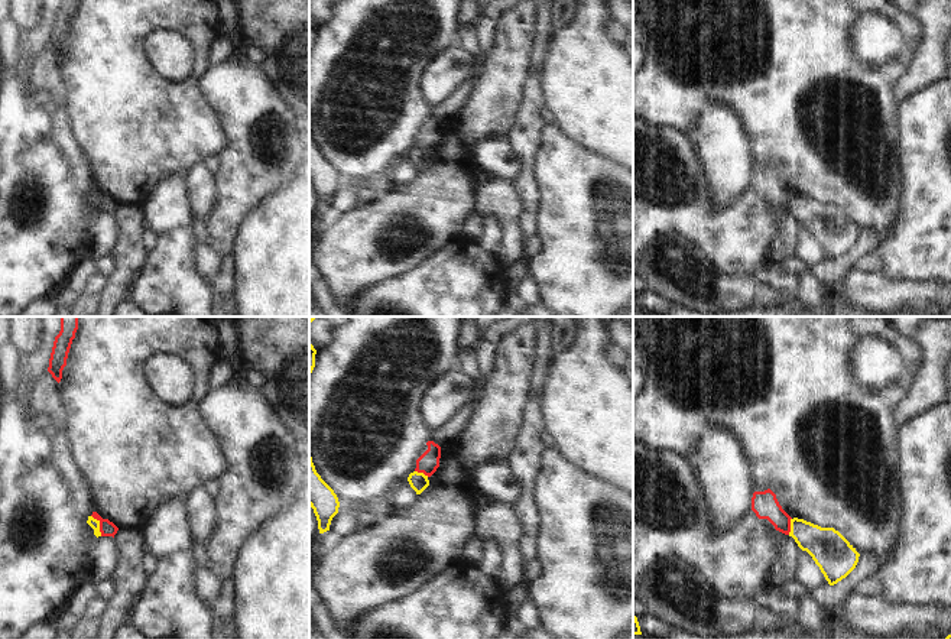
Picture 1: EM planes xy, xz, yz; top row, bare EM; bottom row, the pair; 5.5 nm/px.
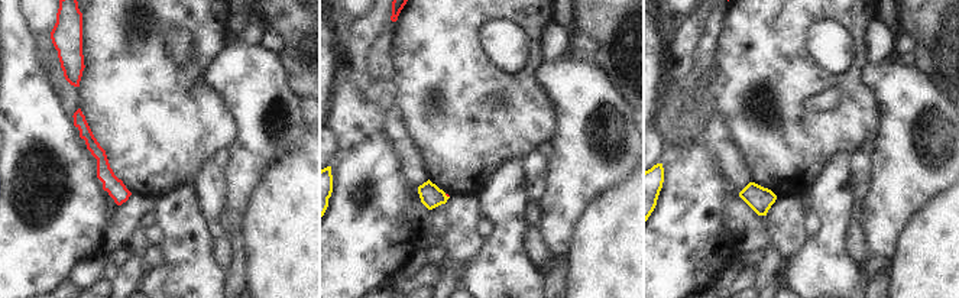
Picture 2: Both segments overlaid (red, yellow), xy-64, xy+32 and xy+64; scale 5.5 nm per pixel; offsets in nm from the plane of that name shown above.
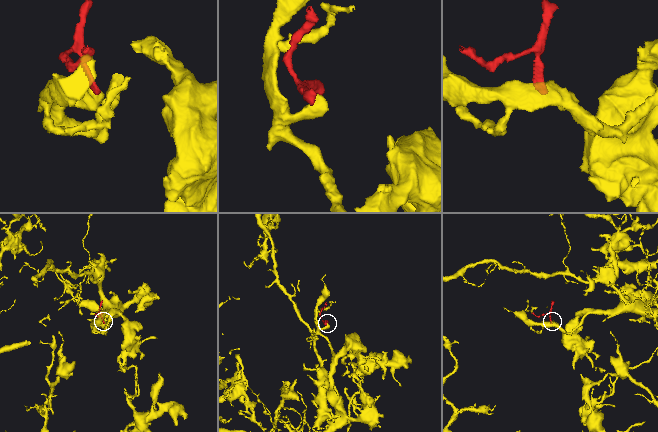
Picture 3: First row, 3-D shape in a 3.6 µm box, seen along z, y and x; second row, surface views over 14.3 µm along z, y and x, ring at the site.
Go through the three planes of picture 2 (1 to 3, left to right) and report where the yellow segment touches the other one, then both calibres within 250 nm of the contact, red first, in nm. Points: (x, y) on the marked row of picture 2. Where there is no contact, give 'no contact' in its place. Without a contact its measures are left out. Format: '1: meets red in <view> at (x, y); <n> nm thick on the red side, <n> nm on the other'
1: no contact
2: meets red in xy+32 at (447, 196); 20 nm thick on the red side, 120 nm on the other
3: no contact

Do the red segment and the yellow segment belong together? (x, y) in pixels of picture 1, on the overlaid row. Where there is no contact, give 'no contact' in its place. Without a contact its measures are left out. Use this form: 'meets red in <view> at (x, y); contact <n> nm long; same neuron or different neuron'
meets red in xy at (100, 525); contact 130 nm long; different neuron

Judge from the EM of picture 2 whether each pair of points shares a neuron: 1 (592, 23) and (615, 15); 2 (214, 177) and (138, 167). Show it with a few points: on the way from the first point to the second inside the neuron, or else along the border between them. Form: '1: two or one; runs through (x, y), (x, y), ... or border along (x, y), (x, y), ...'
1: one; runs through (598, 18), (609, 15)
2: two; border along (207, 159), (191, 180)

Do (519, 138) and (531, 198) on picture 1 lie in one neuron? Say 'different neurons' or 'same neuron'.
same neuron

